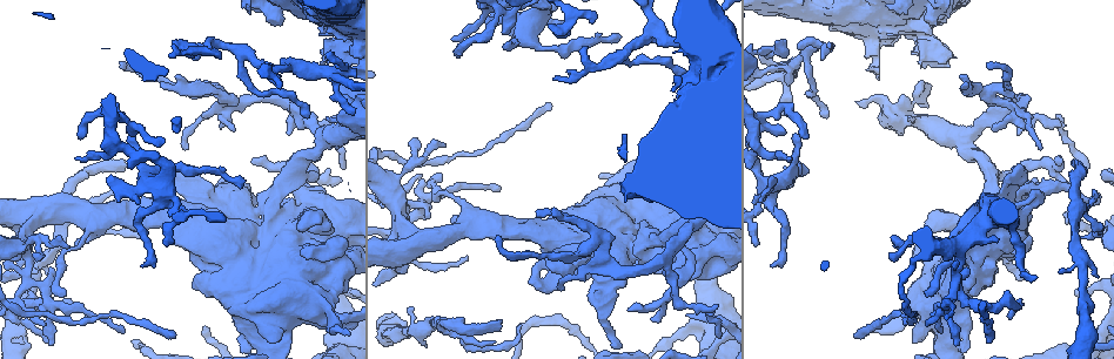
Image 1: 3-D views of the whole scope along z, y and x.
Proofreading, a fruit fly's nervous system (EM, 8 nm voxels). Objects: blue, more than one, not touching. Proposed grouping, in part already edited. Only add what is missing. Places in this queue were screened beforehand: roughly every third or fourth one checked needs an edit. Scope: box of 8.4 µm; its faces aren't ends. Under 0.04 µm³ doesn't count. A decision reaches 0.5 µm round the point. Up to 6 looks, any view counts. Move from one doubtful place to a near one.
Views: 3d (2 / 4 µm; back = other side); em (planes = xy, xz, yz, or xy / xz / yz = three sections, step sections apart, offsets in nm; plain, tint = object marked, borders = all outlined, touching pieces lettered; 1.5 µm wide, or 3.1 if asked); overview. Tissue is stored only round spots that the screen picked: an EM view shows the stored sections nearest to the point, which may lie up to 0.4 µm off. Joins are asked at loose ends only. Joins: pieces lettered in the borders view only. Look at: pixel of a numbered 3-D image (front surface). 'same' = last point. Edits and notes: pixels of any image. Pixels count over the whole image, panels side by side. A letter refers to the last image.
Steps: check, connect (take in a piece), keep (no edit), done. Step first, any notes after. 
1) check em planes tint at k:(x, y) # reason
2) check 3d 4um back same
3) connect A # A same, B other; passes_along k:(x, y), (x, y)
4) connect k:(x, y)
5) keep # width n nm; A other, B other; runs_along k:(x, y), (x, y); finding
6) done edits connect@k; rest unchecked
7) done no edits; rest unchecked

check em xy step 8 tint at 1:(124, 330) # thin end

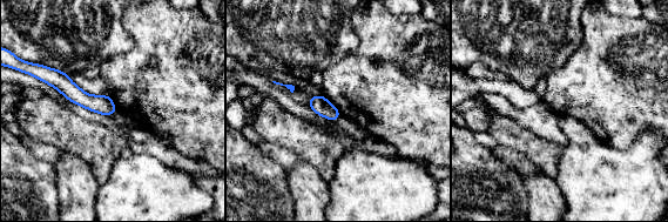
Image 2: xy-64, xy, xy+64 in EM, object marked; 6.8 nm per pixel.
check em xz step 8 tint same

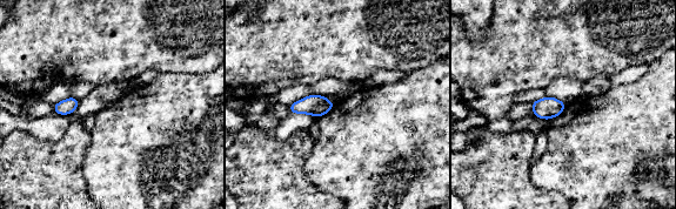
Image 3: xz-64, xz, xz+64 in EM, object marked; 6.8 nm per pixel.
check em xz step 8 borders same # what lies round it

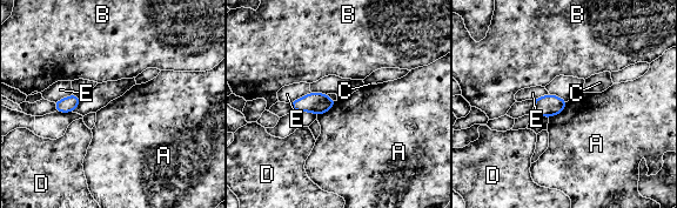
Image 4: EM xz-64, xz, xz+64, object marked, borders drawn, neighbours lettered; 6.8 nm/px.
keep # width 130 nm; A other, B other, C other, D other, E other; border 4:(310, 92), (289, 104); no lettered piece goes on from it

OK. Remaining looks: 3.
check 3d 2um at 1:(305, 117) # an open end

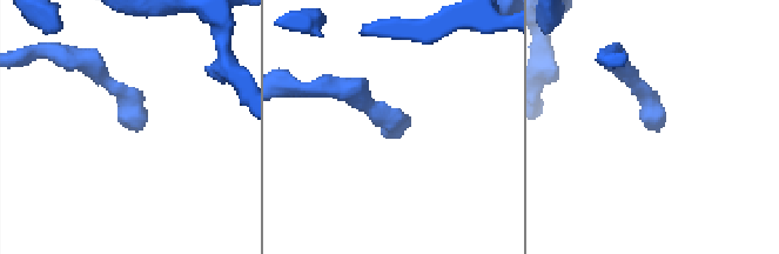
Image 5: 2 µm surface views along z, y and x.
check em planes borders at 5:(399, 134) # now the EM

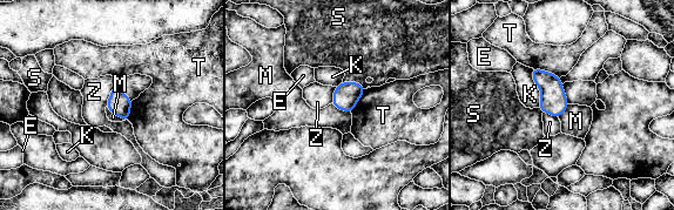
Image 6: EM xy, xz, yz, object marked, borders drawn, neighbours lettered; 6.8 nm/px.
keep # width 150 nm; E other, K other, M other, S other, T other, Z other; border 6:(532, 67), (559, 78); no lettered piece goes on from it

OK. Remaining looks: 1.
done no edits; rest unchecked

